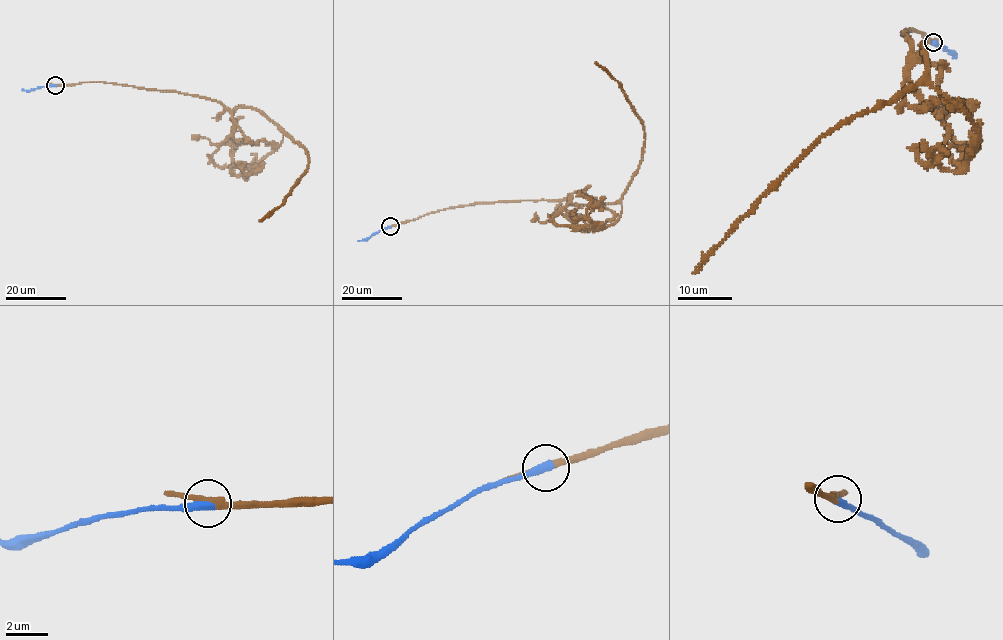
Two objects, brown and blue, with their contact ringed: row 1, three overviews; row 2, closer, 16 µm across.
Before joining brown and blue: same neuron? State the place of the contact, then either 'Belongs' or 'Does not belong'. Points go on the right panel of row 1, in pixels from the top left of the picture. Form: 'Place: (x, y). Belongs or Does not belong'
Place: (933, 42). Belongs

